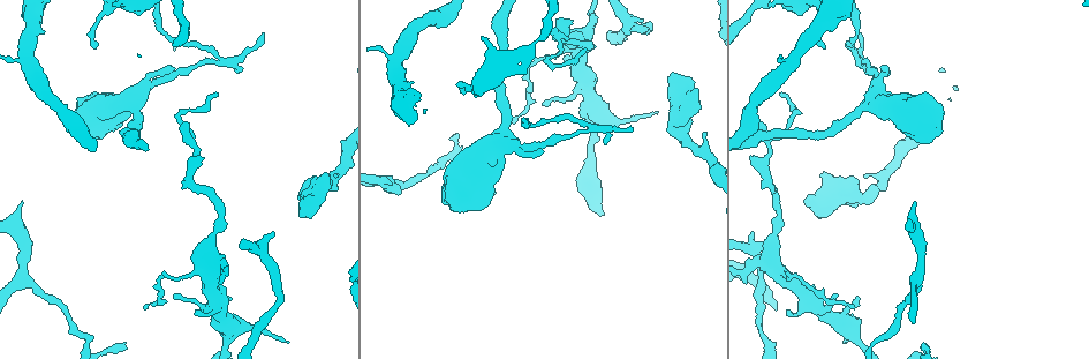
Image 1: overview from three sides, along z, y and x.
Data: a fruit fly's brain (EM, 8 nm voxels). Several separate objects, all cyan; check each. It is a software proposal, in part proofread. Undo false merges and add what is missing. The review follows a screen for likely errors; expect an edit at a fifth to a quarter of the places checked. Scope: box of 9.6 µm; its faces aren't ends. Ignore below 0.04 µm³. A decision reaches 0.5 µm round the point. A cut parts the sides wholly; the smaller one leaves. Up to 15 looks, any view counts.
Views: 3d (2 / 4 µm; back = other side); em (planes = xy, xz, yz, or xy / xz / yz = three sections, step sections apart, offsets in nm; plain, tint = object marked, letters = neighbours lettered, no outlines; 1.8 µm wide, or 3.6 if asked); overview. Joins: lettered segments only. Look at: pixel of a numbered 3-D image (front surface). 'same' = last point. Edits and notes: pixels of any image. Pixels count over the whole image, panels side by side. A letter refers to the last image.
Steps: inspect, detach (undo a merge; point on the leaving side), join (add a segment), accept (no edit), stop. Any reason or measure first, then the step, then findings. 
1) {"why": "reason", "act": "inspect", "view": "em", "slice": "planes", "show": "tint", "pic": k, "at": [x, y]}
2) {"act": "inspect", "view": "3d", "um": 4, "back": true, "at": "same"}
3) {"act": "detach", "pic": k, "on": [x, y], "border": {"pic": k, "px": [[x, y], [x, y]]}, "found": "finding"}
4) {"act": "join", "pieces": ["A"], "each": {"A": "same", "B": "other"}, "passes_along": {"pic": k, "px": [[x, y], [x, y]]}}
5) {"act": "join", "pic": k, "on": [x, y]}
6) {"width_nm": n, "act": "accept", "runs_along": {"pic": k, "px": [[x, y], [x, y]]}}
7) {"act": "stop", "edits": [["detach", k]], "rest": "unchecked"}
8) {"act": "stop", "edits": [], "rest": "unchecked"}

{"why": "branch stops here", "act": "inspect", "view": "em", "slice": "planes", "show": "letters", "pic": 1, "at": [335, 175]}

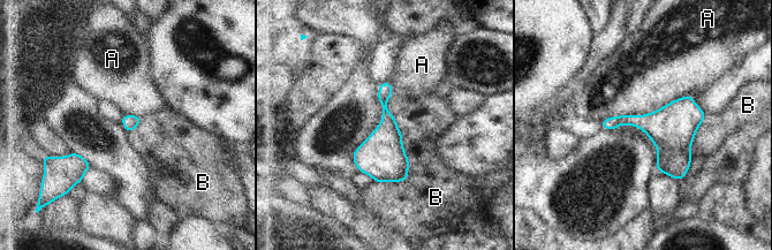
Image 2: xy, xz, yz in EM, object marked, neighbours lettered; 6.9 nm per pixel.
{"act": "accept", "each": {"A": "other", "B": "other"}, "border": {"pic": 2, "px": [[392, 92], [408, 177], [375, 182]]}, "found": "no lettered segment goes on from it"}

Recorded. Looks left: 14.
{"why": "an open end", "act": "inspect", "view": "em", "slice": "planes", "show": "letters", "pic": 1, "at": [569, 21]}

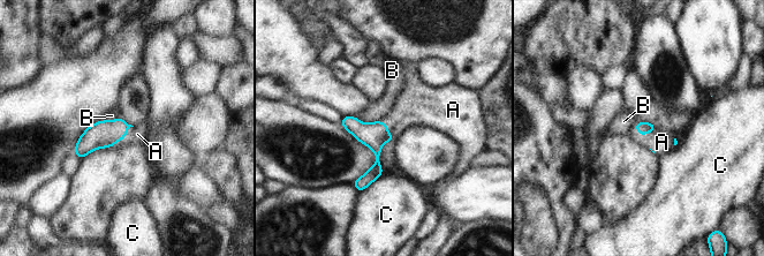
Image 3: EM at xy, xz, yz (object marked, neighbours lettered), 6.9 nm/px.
{"longest_contact_nm": ["C", 220], "act": "join", "pieces": ["A"], "each": {"A": "same", "B": "other", "C": "other"}, "found": "it goes on there"}

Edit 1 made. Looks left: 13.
{"why": "sharp bend", "act": "inspect", "view": "3d", "um": 2, "pic": 1, "at": [218, 61]}

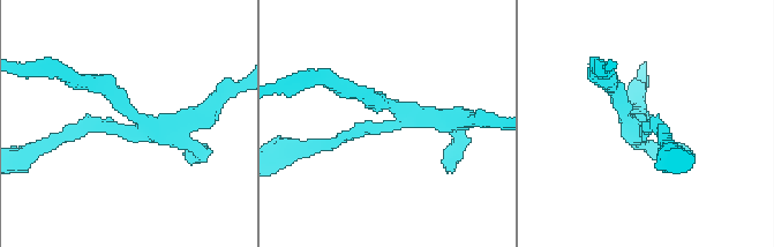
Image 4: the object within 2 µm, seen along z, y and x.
{"why": "now the EM", "act": "inspect", "view": "em", "slice": "yz", "step": 16, "show": "letters", "pic": 4, "at": [123, 128]}

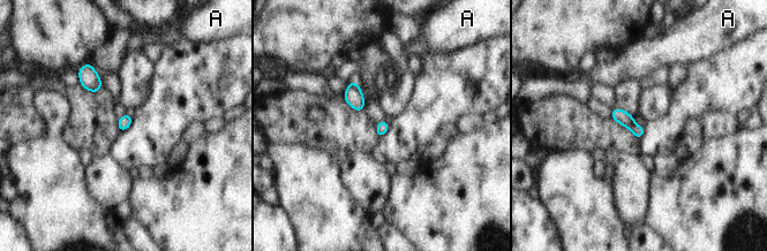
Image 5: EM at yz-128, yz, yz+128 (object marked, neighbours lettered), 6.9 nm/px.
{"act": "detach", "pic": 5, "on": [626, 120], "each": {"A": "other"}, "found": "two neurons meet here"}

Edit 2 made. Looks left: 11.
{"why": "free end", "act": "inspect", "view": "3d", "um": 4, "pic": 1, "at": [891, 92]}

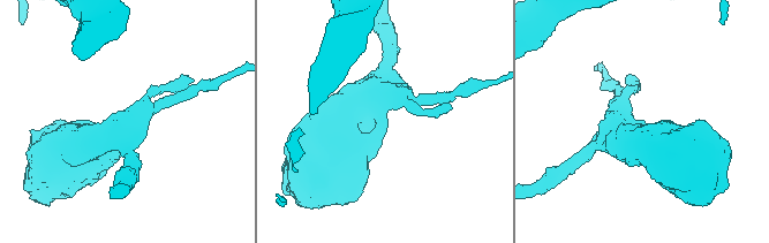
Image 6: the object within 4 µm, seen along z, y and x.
{"act": "inspect", "view": "em", "slice": "yz", "step": 8, "show": "plain", "pic": 6, "at": [643, 122]}

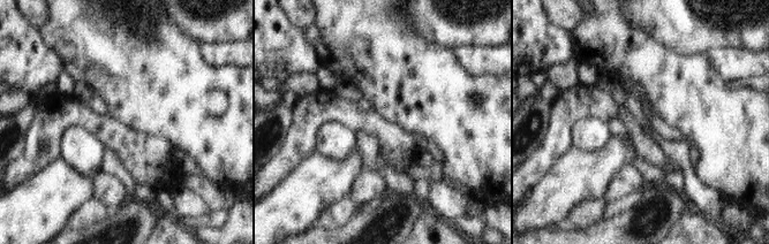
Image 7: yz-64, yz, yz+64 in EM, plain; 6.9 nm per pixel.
{"why": "what lies round it", "act": "inspect", "view": "em", "slice": "yz", "step": 8, "show": "letters", "at": "same"}

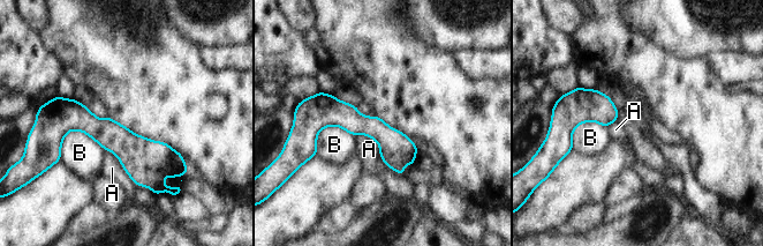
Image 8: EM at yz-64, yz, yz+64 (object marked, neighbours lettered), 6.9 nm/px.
{"width_nm": 200, "act": "accept", "each": {"A": "other", "B": "other"}, "runs_along": {"pic": 8, "px": [[60, 102], [144, 161], [181, 162]]}, "found": "none of them fits"}

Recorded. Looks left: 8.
{"why": "tapers out", "act": "inspect", "view": "em", "slice": "yz", "step": 8, "show": "letters", "pic": 1, "at": [174, 293]}

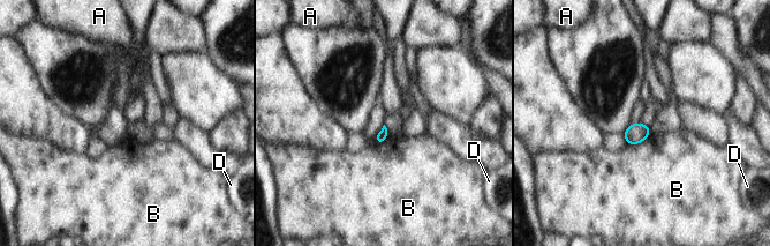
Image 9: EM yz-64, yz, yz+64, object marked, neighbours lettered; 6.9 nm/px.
{"act": "accept", "each": {"A": "other", "B": "other", "D": "other"}, "border": {"pic": 9, "px": [[649, 134], [639, 143], [627, 144]]}, "found": "none of them fits"}

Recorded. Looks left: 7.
{"act": "stop", "edits": [["join", 3], ["detach", 5]], "rest": "unchecked"}

